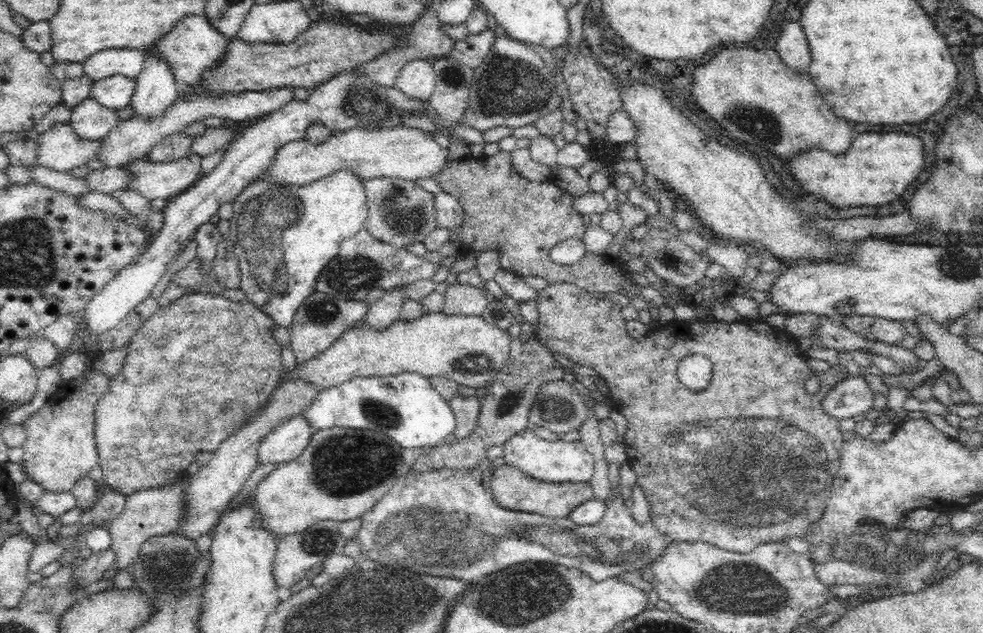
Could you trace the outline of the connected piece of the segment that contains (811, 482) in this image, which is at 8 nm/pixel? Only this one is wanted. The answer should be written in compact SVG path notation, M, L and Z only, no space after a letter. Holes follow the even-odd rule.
M556 283L546 285L537 296L537 308L539 316L534 333L536 338L553 352L564 354L582 366L594 368L599 377L603 379L609 388L609 397L614 408L628 419L628 430L623 436L627 460L637 474L637 485L641 487L651 506L650 520L660 531L669 536L671 540L678 542L705 542L725 551L747 553L753 551L759 544L780 542L788 538L802 537L810 524L818 522L824 512L826 498L831 494L831 486L839 469L841 450L845 443L845 437L840 430L840 419L826 414L822 401L828 392L844 380L847 376L842 365L831 367L819 374L812 372L806 365L807 354L800 350L796 338L787 333L782 327L772 327L764 320L727 322L710 322L700 319L694 322L672 321L665 325L657 325L655 331L648 332L640 339L628 337L626 334L626 319L622 317L622 307L610 299L598 299L590 297L588 293L580 291L578 287L570 283ZM689 354L703 354L712 363L711 385L700 392L688 390L677 376L678 363ZM818 376L819 392L811 394L806 391L806 380Z

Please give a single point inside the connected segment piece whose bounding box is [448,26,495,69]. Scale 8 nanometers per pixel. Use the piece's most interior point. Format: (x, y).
(472, 50)

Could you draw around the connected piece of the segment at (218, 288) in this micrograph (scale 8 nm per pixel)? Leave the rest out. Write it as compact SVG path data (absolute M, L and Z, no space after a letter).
M197 253L188 261L186 266L172 273L166 286L172 284L182 288L184 290L183 294L190 292L199 293L204 288L204 292L207 290L207 292L214 295L219 295L226 289L222 281L213 274L212 266L209 271L203 268L202 261Z

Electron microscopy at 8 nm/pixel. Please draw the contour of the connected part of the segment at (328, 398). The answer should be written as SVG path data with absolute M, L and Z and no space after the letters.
M402 372L389 376L354 378L320 391L303 412L313 432L340 427L373 430L396 441L403 448L429 449L452 438L456 419L448 401L417 373Z

